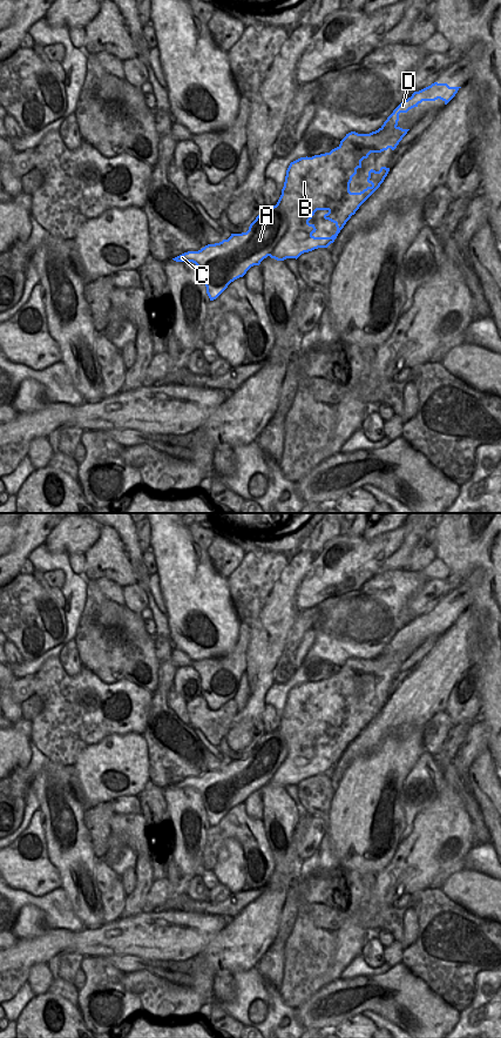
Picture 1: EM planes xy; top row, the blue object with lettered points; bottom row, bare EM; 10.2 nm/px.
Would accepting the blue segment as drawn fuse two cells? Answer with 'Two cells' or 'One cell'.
Two cells.

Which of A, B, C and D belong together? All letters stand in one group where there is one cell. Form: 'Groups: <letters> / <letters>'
Groups: A C / B D.

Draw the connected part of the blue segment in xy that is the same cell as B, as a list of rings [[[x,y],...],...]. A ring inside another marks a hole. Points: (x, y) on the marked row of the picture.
[[[434,82],[401,102],[378,130],[370,134],[351,132],[330,153],[291,162],[277,202],[286,215],[289,229],[271,252],[271,258],[297,260],[304,252],[333,243],[351,216],[387,176],[390,168],[371,169],[367,182],[372,186],[360,193],[350,191],[350,183],[357,169],[361,168],[361,161],[371,153],[394,150],[409,130],[398,126],[399,114],[407,113],[422,101],[440,99],[447,105],[460,88]],[[317,210],[327,210],[324,218],[336,224],[337,231],[331,237],[312,235],[317,229],[309,221]]]

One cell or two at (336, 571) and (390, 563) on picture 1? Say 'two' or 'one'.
two

